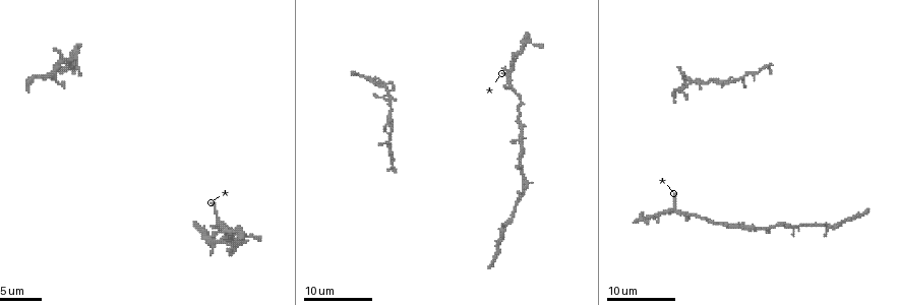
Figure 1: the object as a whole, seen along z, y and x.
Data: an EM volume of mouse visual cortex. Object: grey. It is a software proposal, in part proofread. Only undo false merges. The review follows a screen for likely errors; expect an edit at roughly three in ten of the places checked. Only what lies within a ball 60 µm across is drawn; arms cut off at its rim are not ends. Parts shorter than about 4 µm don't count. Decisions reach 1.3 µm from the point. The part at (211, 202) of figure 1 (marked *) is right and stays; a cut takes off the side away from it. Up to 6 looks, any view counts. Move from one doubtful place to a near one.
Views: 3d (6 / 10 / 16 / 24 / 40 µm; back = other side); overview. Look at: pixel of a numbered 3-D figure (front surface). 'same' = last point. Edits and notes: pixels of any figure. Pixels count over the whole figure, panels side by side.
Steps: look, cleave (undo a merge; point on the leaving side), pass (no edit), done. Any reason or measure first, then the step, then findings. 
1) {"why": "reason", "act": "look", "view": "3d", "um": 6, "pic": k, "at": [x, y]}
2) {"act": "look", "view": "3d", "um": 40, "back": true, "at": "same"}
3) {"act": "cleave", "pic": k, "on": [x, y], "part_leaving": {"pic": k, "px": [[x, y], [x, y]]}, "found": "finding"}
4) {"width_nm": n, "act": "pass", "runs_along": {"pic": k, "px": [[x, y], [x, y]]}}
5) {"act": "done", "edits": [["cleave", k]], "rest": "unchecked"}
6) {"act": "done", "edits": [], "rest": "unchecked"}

{"why": "two arms at a narrow angle", "act": "look", "view": "3d", "um": 24, "pic": 1, "at": [527, 40]}

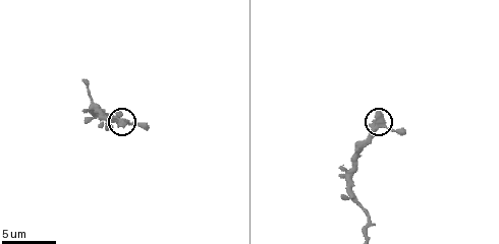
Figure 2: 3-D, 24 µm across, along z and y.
{"act": "look", "view": "3d", "um": 6, "pic": 2, "at": [379, 125]}

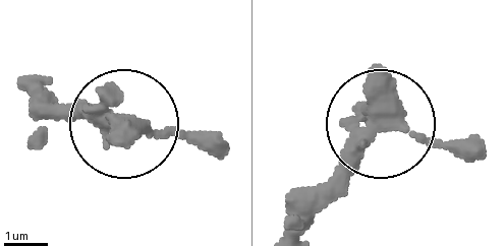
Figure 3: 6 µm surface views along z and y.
{"why": "other side", "act": "look", "view": "3d", "um": 6, "back": true, "pic": 3, "at": [392, 119]}

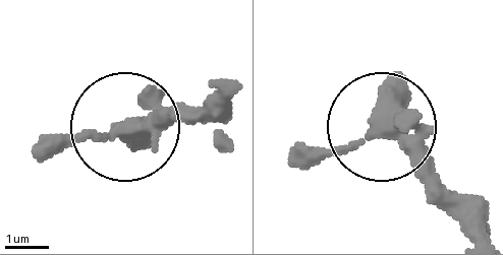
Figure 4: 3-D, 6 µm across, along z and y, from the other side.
{"act": "pass", "runs_along": {"pic": 4, "px": [[483, 232], [392, 134], [326, 144], [297, 163]]}, "found": "all the same neuron"}

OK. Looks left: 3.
{"why": "arms part here", "act": "look", "view": "3d", "um": 10, "pic": 2, "at": [90, 109]}

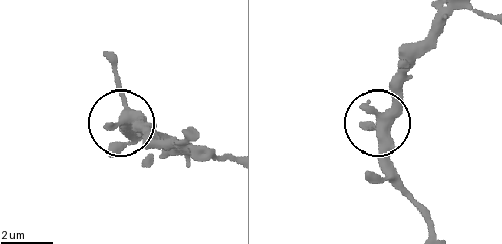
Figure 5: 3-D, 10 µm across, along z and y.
{"act": "look", "view": "3d", "um": 10, "back": true, "pic": 5, "at": [127, 119]}

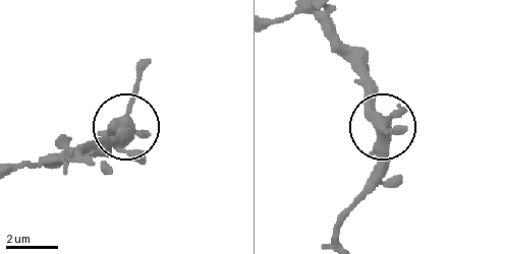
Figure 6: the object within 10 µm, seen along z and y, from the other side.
{"side_arm_um": 8, "act": "pass", "runs_along": {"pic": 6, "px": [[406, 128], [385, 126], [365, 71]]}, "found": "all the same neuron"}

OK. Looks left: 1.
{"act": "done", "edits": [], "rest": "unchecked"}

